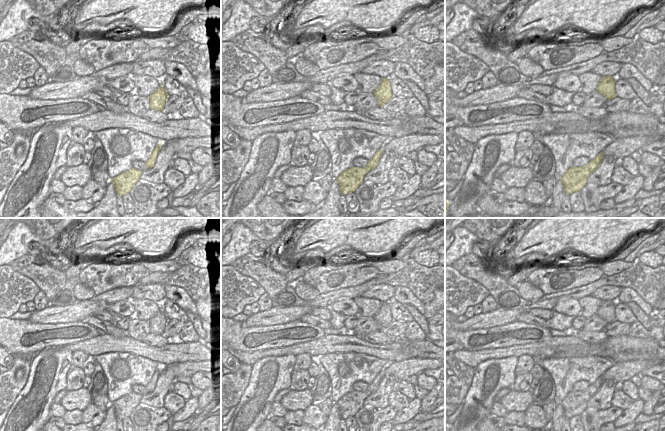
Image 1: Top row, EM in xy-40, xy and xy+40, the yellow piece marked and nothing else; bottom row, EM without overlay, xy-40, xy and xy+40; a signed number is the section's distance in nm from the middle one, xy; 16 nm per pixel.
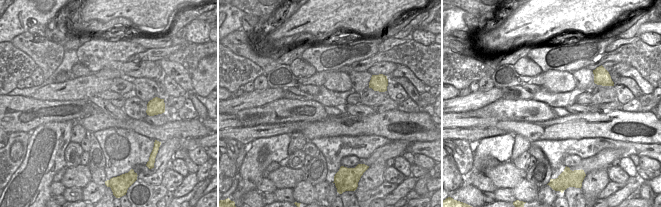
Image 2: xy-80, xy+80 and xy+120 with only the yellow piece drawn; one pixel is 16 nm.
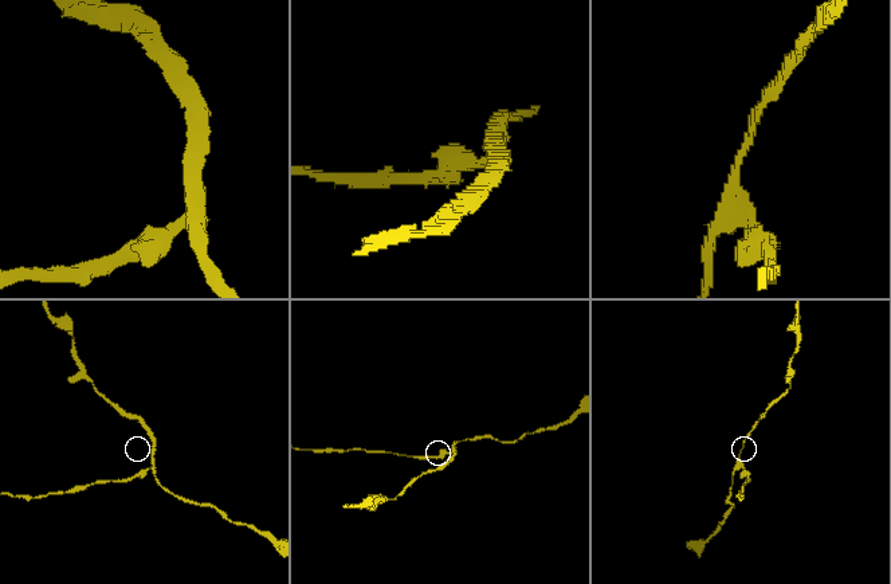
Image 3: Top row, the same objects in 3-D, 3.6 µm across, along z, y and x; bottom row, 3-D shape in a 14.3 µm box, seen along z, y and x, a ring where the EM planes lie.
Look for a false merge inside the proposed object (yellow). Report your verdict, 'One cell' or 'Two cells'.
Two cells.

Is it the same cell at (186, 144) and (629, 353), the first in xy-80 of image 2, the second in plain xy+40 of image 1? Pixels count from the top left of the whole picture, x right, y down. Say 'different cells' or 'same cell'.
different cells

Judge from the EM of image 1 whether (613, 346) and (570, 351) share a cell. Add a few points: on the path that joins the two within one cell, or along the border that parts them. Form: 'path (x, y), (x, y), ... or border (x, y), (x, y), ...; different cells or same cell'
path (602, 351), (581, 351); same cell

